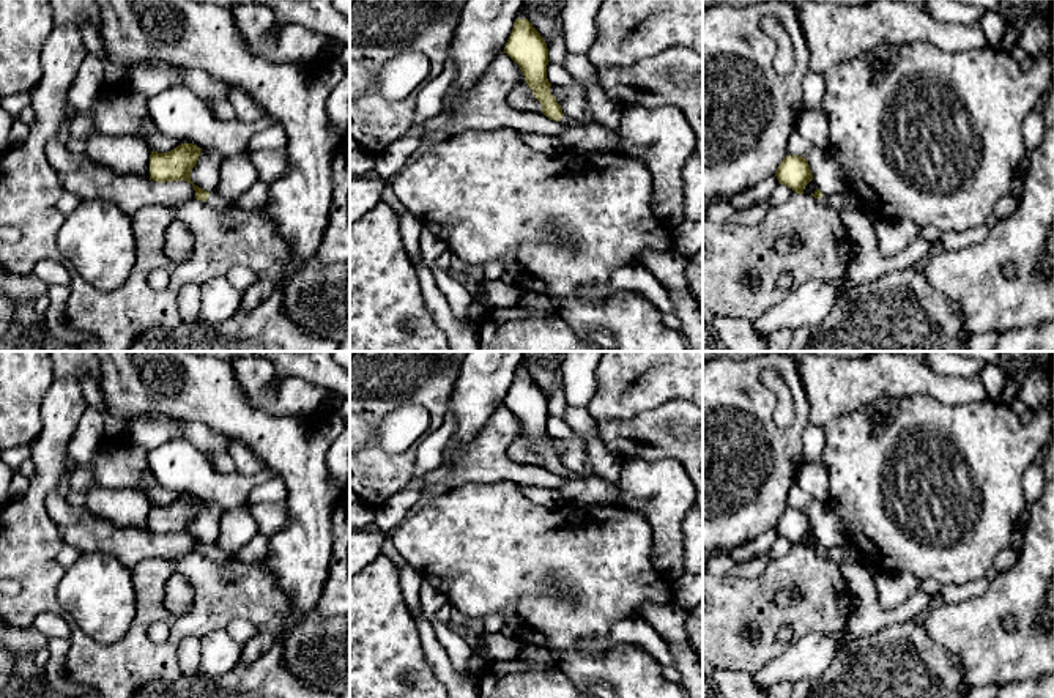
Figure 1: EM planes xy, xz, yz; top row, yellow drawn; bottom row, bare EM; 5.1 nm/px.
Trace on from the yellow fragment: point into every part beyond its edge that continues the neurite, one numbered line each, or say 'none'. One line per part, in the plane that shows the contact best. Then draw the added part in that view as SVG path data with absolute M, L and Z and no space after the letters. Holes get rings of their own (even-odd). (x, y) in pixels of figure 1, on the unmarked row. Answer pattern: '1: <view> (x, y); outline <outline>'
1: xy (216, 555); outline M210 547L206 556L217 564L227 564L228 561L235 558L233 555L224 553L216 547Z

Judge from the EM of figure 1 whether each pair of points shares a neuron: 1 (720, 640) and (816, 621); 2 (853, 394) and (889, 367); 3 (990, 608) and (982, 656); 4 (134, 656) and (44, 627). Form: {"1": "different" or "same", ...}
{"1": "same", "2": "same", "3": "same", "4": "different"}

